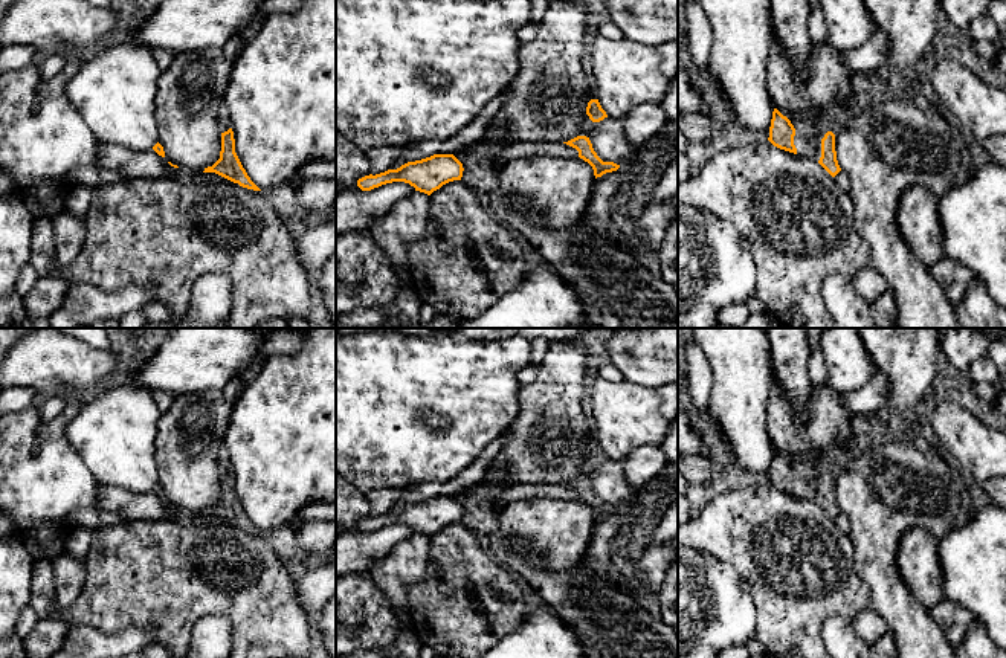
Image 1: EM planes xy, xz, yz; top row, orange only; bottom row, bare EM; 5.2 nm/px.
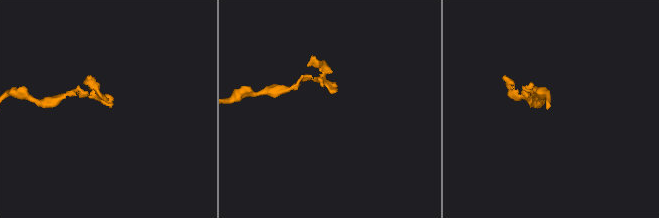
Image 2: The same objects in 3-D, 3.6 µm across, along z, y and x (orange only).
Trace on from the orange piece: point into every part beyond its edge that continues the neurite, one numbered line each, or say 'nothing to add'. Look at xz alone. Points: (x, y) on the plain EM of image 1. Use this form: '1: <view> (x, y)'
1: xz (518, 492)

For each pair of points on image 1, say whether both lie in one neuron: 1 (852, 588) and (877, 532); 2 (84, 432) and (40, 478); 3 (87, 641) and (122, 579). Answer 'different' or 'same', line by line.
1: different
2: different
3: different

